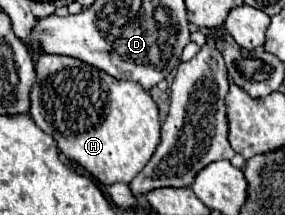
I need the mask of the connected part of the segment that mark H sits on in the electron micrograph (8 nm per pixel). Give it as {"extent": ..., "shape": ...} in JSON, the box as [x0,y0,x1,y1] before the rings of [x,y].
{"extent":[30,55,160,187],"shape":[[[40,55],[34,67],[36,83],[30,87],[30,117],[36,121],[36,125],[56,139],[58,149],[70,161],[76,161],[78,165],[88,169],[92,177],[102,185],[108,187],[118,181],[130,183],[144,169],[144,165],[160,143],[158,105],[150,97],[150,93],[146,93],[134,81],[114,79],[108,73],[74,57]]]}

